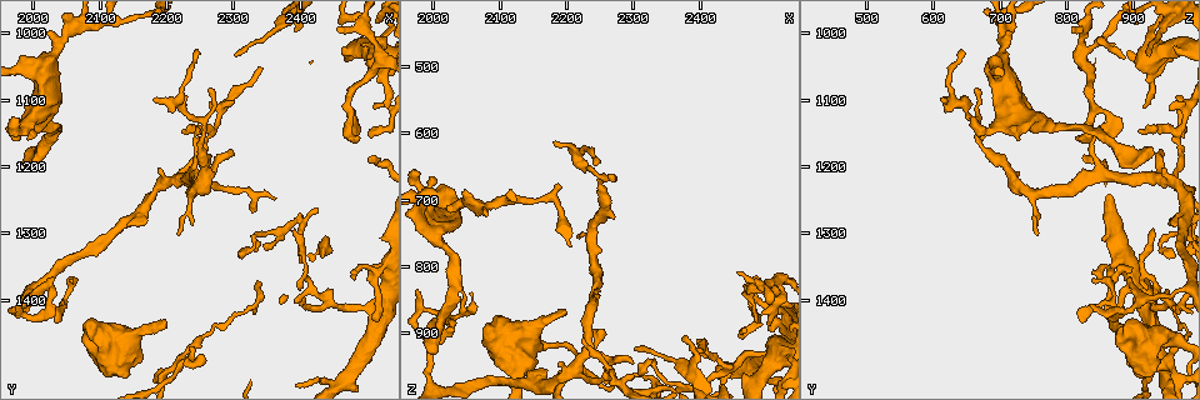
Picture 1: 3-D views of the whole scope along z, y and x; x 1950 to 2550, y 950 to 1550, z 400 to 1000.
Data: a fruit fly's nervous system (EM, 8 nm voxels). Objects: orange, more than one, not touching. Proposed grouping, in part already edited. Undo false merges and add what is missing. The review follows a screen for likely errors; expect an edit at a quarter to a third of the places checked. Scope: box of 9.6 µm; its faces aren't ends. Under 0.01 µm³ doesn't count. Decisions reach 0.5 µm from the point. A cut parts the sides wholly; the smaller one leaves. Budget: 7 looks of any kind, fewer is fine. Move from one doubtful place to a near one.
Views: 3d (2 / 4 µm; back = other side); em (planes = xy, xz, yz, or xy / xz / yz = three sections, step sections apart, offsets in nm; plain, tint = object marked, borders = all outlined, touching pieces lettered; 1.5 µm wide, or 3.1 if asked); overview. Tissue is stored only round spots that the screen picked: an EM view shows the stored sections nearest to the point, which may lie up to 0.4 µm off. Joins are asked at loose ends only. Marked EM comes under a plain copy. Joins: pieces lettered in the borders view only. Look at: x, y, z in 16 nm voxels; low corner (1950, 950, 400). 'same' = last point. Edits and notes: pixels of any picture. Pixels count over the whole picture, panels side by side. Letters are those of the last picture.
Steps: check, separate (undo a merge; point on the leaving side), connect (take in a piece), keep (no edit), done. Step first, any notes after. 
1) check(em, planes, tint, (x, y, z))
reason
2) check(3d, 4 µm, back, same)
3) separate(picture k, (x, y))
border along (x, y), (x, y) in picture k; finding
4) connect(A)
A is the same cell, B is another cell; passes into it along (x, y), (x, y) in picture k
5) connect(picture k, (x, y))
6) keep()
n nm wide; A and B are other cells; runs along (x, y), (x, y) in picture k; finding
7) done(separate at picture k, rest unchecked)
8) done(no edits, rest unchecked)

check(em, xy, step 8, tint, (2440, 1520, 970))
thick turns thin

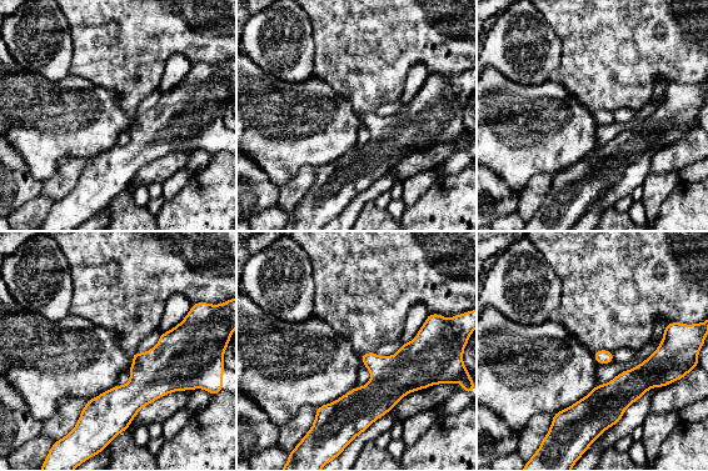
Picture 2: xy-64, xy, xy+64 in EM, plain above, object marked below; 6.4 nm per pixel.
check(em, planes, tint, same)

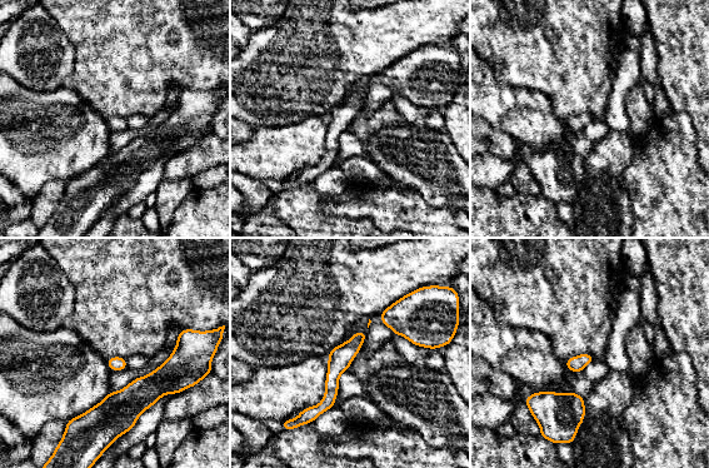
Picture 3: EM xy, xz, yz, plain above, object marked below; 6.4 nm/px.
check(em, planes, borders, same)
see the neighbours

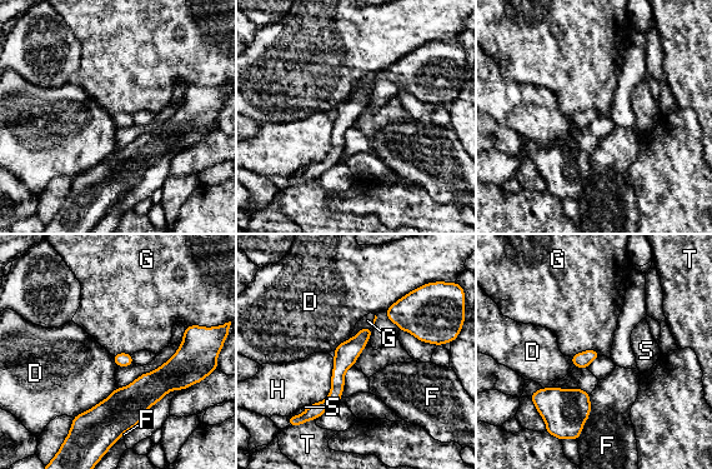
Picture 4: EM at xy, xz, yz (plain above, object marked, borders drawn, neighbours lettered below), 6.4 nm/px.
keep()
100 nm wide; H touches over 360 nm; D, F, G, H, S and T are other cells; all the same cell

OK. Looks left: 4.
check(3d, 2 µm, back, (2490, 1155, 815))
branch stops here

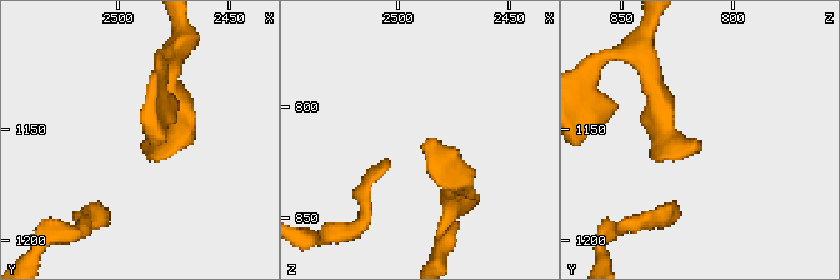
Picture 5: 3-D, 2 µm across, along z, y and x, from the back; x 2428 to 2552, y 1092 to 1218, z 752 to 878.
check(em, xy, step 8, borders, (2488, 1156, 819))
need the tissue

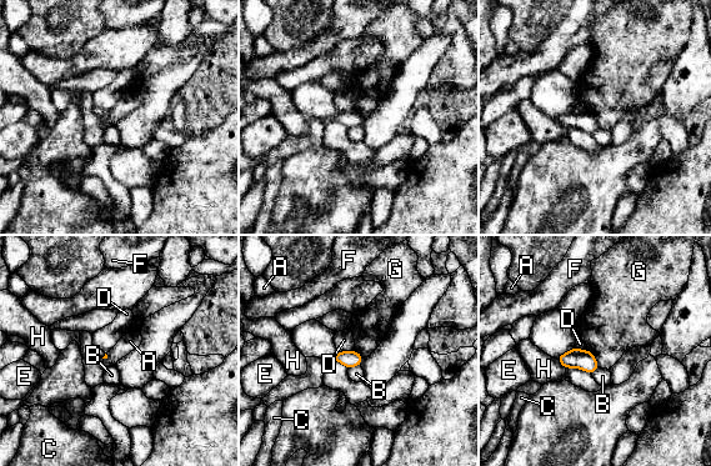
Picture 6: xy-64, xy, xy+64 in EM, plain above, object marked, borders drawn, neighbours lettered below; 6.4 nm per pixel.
check(em, planes, borders, same)
another direction

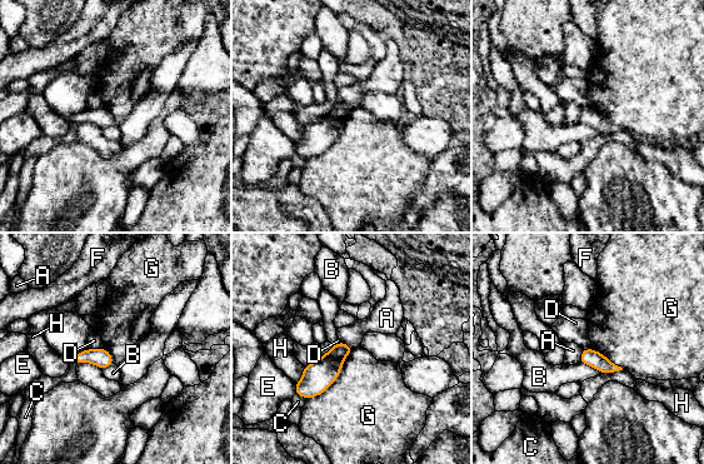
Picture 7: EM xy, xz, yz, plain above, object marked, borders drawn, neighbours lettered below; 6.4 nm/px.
keep()
110 nm wide; A, B, C, D, E, F, G and H are other cells; border along (353, 348), (339, 375), (308, 399) in picture 7; no lettered piece goes on from it

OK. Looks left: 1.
check(em, planes, borders, (2305, 1030, 925))

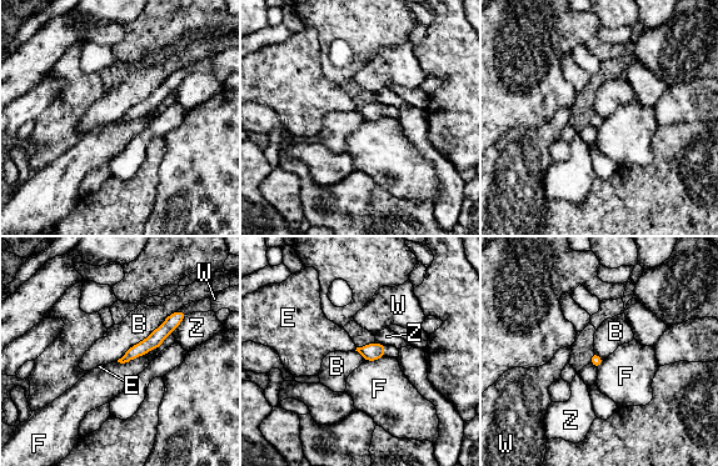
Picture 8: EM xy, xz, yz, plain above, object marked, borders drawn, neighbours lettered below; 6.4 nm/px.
keep()
B touches over 500 nm; B, E, F, W and Z are other cells; no lettered piece goes on from it

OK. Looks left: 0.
done(no edits, rest unchecked)

